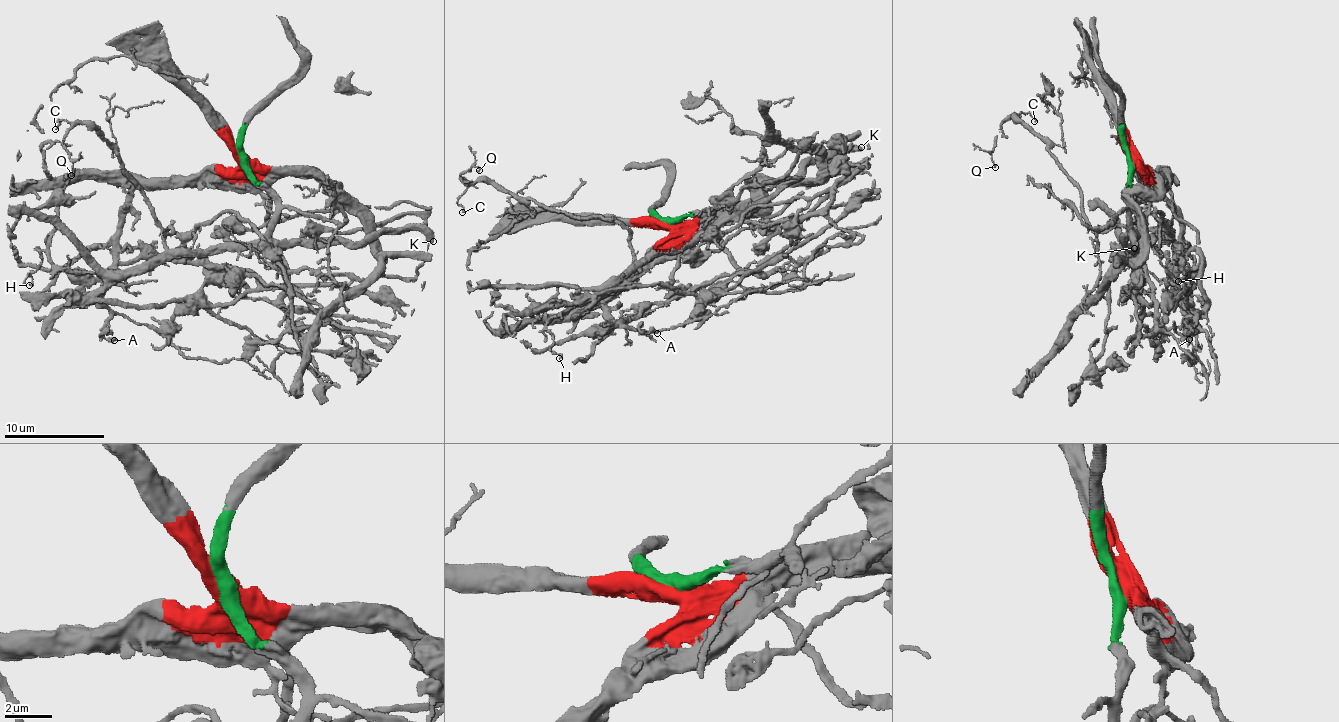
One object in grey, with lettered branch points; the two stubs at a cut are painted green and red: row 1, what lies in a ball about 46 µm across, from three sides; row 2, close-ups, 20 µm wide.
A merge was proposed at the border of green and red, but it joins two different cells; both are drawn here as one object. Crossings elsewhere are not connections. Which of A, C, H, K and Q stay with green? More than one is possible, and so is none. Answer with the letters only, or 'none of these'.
C, K, Q

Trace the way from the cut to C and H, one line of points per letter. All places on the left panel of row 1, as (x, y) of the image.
C: (240, 157), (276, 202), (276, 227), (254, 242), (171, 249), (172, 227), (94, 130), (65, 120), (55, 129)
H: (240, 157), (232, 169), (208, 169), (198, 176), (71, 178), (59, 191), (51, 244), (30, 273), (28, 286)

